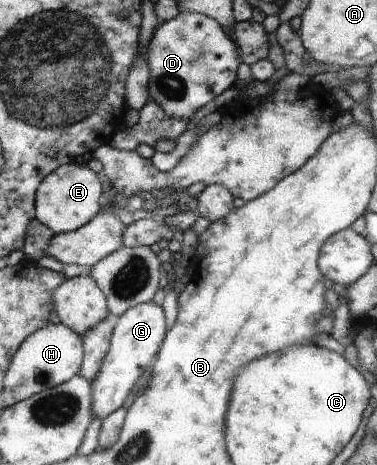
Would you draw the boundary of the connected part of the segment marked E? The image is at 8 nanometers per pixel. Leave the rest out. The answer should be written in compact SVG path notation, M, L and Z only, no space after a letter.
M81 161L62 165L40 185L35 200L37 220L47 226L53 234L83 228L100 213L103 195L102 181L95 171L84 166Z

